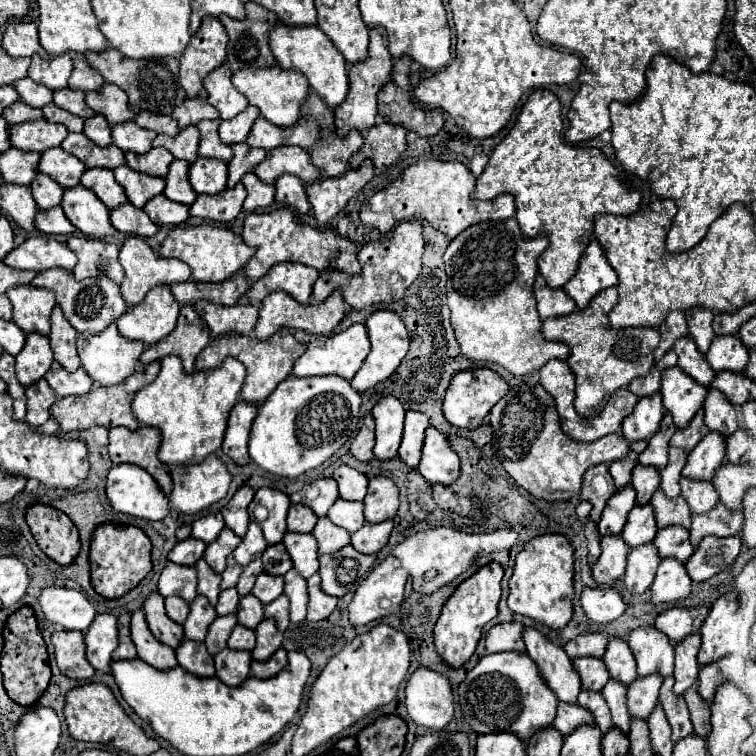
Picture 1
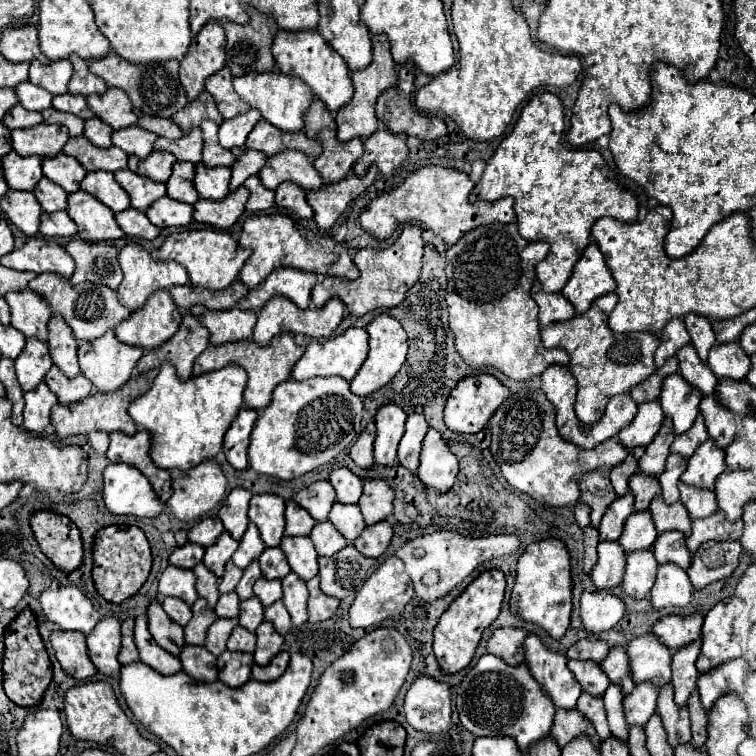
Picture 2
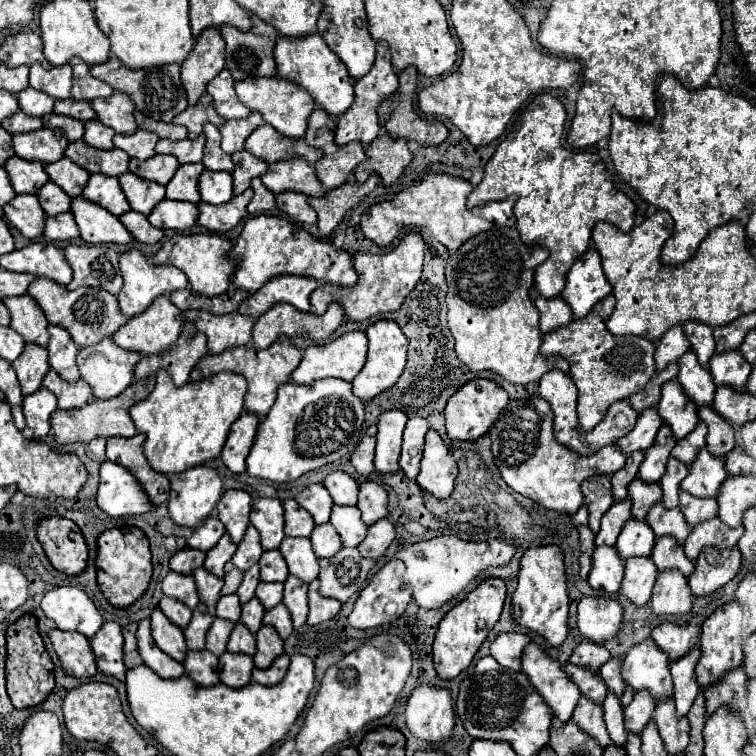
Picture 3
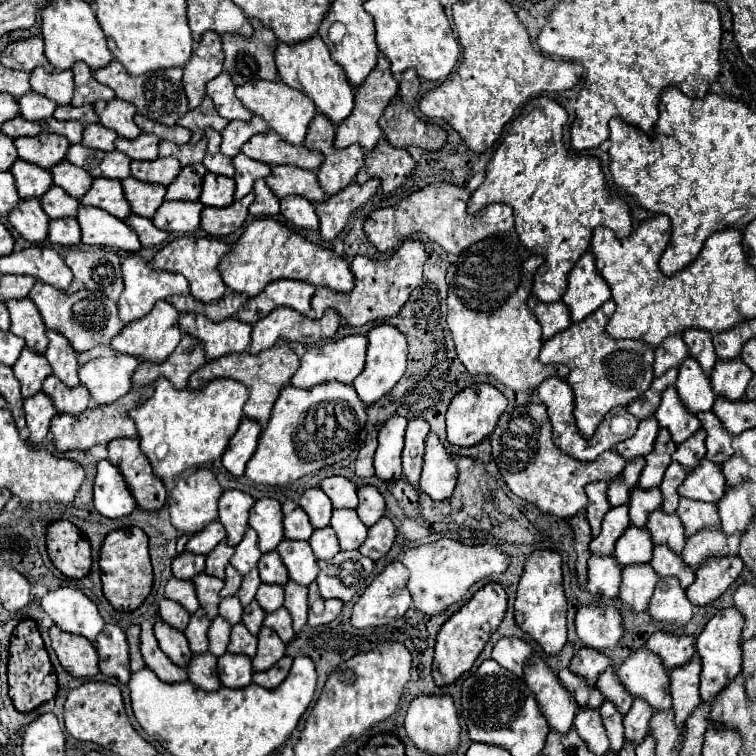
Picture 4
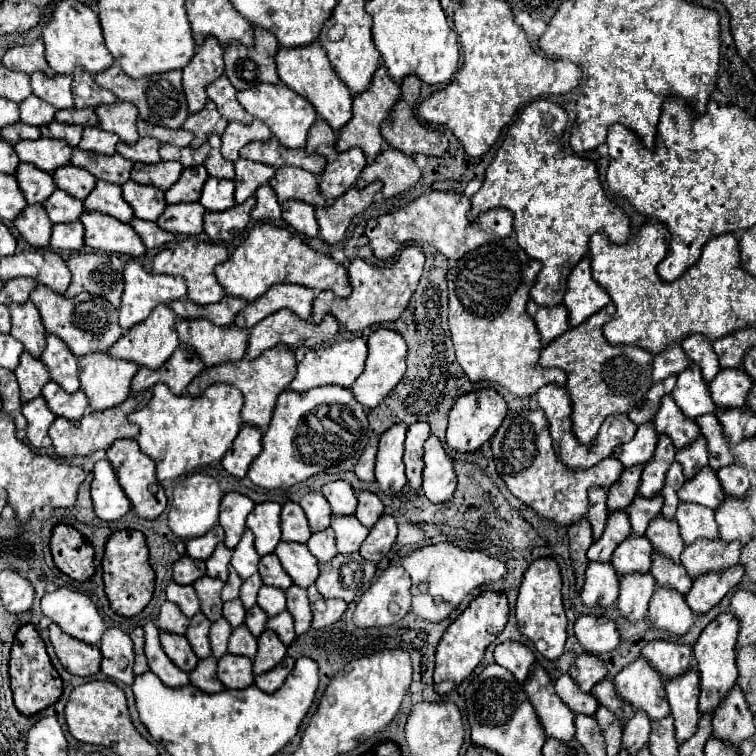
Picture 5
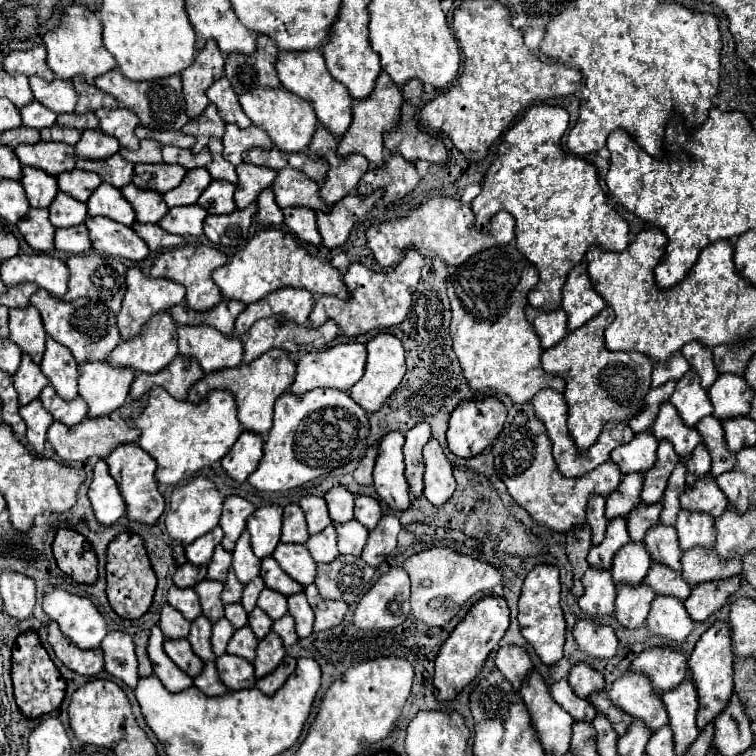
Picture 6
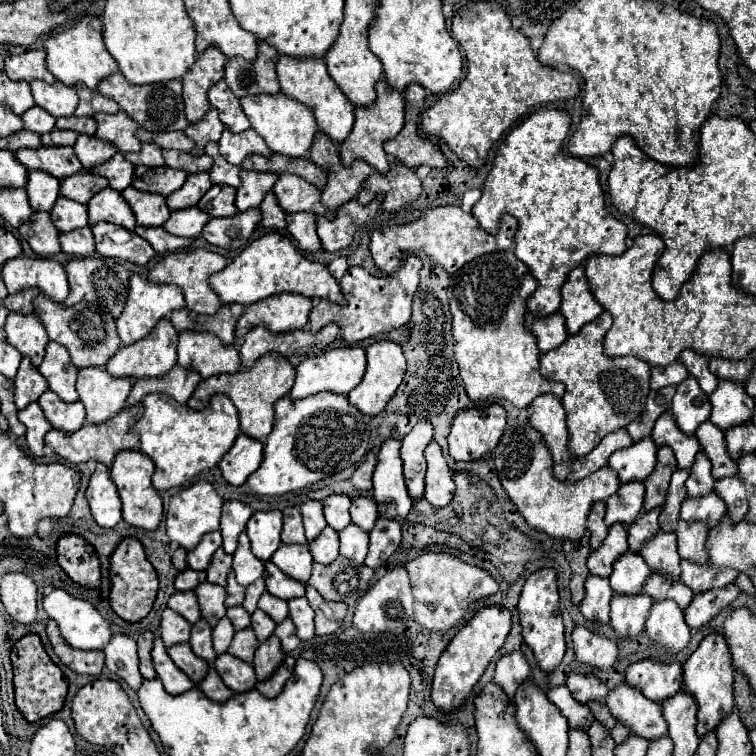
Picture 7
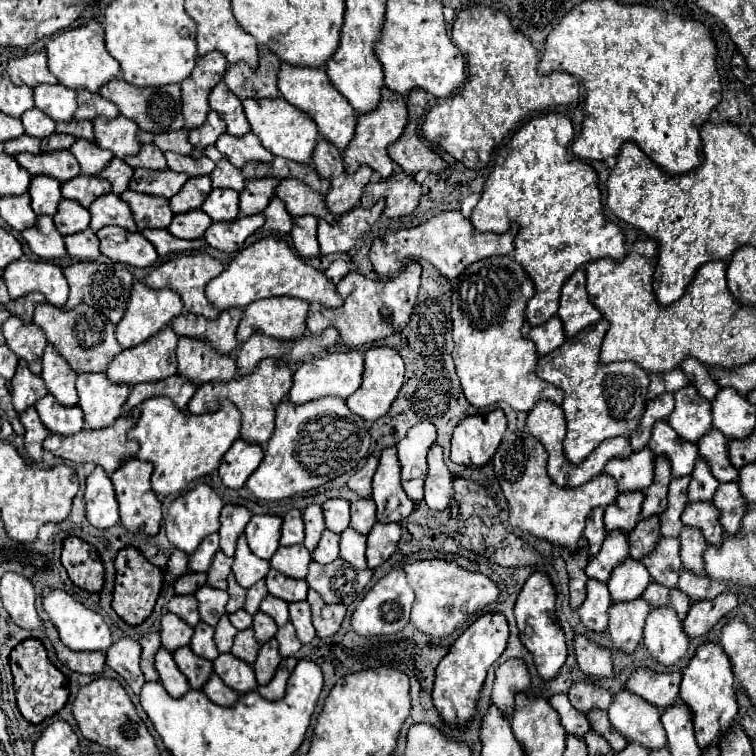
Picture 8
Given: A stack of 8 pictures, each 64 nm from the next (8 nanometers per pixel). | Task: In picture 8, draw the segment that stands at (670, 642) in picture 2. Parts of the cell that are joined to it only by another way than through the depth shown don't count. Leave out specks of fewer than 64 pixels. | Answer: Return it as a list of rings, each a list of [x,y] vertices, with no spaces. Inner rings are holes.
[[[640,668],[628,678],[626,690],[638,694],[656,708],[666,708],[678,700],[680,680],[680,672],[654,672],[650,668]]]

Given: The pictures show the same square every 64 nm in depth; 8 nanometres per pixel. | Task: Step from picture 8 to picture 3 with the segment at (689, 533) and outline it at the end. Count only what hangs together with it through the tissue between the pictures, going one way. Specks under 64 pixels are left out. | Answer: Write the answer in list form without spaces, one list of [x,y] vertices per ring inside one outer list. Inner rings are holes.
[[[680,490],[680,510],[684,512],[686,522],[692,526],[718,514],[718,504],[716,504],[716,498],[698,498],[698,496],[692,496],[690,492]]]

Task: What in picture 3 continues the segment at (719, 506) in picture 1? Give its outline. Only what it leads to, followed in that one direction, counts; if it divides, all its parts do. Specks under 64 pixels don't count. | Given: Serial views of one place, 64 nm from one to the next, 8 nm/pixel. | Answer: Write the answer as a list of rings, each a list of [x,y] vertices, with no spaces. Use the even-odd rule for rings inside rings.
[[[718,516],[704,520],[700,524],[696,524],[690,530],[690,536],[684,542],[684,552],[690,560],[696,560],[698,552],[704,546],[736,546],[736,542],[740,540],[744,528],[730,528],[726,526]]]

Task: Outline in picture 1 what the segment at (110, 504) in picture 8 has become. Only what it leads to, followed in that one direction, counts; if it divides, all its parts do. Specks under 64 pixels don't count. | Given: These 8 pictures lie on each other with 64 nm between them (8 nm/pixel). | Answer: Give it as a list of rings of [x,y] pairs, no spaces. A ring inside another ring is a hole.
[[[118,464],[108,474],[106,496],[114,510],[144,520],[164,520],[170,514],[168,498],[146,470]]]

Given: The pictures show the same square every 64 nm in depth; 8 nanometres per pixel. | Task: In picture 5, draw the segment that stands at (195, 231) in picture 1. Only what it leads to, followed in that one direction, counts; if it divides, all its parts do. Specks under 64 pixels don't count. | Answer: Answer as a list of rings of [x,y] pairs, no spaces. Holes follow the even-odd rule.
[[[186,238],[186,240],[176,242],[174,246],[168,246],[168,248],[160,250],[154,258],[152,272],[154,274],[182,276],[188,284],[188,300],[192,300],[196,304],[214,304],[214,302],[222,300],[222,296],[224,296],[222,286],[218,284],[218,280],[214,276],[214,266],[224,262],[226,258],[228,258],[228,250],[222,244],[200,242],[200,240],[194,240],[194,238]]]

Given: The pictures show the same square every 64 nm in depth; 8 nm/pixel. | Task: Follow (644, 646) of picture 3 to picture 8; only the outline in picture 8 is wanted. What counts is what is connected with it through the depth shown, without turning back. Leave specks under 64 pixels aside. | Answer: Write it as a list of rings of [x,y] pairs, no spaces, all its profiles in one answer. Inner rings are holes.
[[[626,688],[614,694],[608,708],[608,718],[612,726],[628,742],[638,742],[648,750],[662,748],[666,744],[666,732],[660,722],[660,714],[660,708],[652,706],[636,694],[630,694]]]

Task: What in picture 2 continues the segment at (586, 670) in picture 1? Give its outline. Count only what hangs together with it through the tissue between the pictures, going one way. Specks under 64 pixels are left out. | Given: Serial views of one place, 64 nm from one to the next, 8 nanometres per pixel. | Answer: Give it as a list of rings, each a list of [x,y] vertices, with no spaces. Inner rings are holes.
[[[568,660],[568,668],[580,682],[582,692],[586,692],[586,694],[602,696],[602,692],[610,684],[610,680],[608,680],[606,672],[600,668],[600,664],[594,664],[590,660]]]

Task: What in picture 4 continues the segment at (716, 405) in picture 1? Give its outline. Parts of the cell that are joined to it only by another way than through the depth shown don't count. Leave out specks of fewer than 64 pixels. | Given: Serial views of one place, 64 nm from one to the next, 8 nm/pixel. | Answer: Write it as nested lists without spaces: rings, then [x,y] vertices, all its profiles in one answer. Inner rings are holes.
[[[700,412],[698,414],[702,428],[706,428],[706,448],[708,448],[708,458],[716,464],[722,464],[728,460],[728,456],[734,454],[732,450],[732,436],[724,428],[724,424],[714,416],[714,412]]]

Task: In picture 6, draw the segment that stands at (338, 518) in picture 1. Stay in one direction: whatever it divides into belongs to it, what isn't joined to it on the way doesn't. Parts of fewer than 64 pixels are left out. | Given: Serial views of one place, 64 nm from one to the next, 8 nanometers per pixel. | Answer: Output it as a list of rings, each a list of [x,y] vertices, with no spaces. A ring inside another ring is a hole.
[[[348,520],[346,524],[334,524],[338,534],[338,550],[340,554],[360,556],[368,538],[368,530],[358,520]]]

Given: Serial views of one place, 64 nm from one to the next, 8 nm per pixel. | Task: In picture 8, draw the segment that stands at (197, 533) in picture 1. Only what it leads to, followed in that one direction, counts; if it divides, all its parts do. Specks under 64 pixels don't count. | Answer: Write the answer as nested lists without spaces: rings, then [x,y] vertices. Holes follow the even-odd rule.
[[[218,534],[206,536],[206,538],[202,540],[202,544],[196,548],[196,552],[190,556],[190,562],[188,562],[188,568],[190,568],[192,572],[208,572],[214,554],[216,554],[218,548],[220,548],[220,546],[218,546],[218,540],[220,540]]]

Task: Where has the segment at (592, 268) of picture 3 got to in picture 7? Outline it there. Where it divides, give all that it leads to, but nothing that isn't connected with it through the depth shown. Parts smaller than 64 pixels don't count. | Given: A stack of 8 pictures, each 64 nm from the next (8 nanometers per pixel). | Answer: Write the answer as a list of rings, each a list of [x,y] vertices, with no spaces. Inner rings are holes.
[[[584,266],[574,268],[562,286],[562,306],[560,306],[560,312],[566,318],[568,334],[576,334],[584,324],[596,320],[602,314],[602,310],[604,308],[594,300],[588,288]]]

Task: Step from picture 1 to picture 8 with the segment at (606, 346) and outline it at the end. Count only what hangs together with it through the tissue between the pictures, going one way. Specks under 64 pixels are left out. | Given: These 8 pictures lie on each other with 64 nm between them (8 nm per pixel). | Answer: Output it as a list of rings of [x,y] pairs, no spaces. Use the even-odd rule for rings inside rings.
[[[600,322],[584,328],[574,338],[566,340],[554,352],[540,356],[536,374],[564,390],[562,410],[566,414],[568,434],[564,440],[564,452],[568,462],[580,464],[602,440],[614,436],[628,436],[640,424],[648,398],[648,372],[632,360],[602,364],[600,346],[610,322]]]

